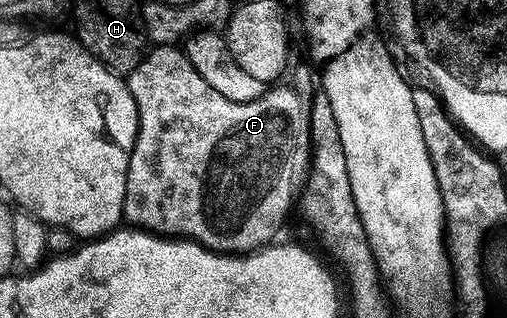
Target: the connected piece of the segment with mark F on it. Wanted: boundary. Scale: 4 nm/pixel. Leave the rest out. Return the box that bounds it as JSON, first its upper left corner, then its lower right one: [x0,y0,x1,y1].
[122,48,311,253]

